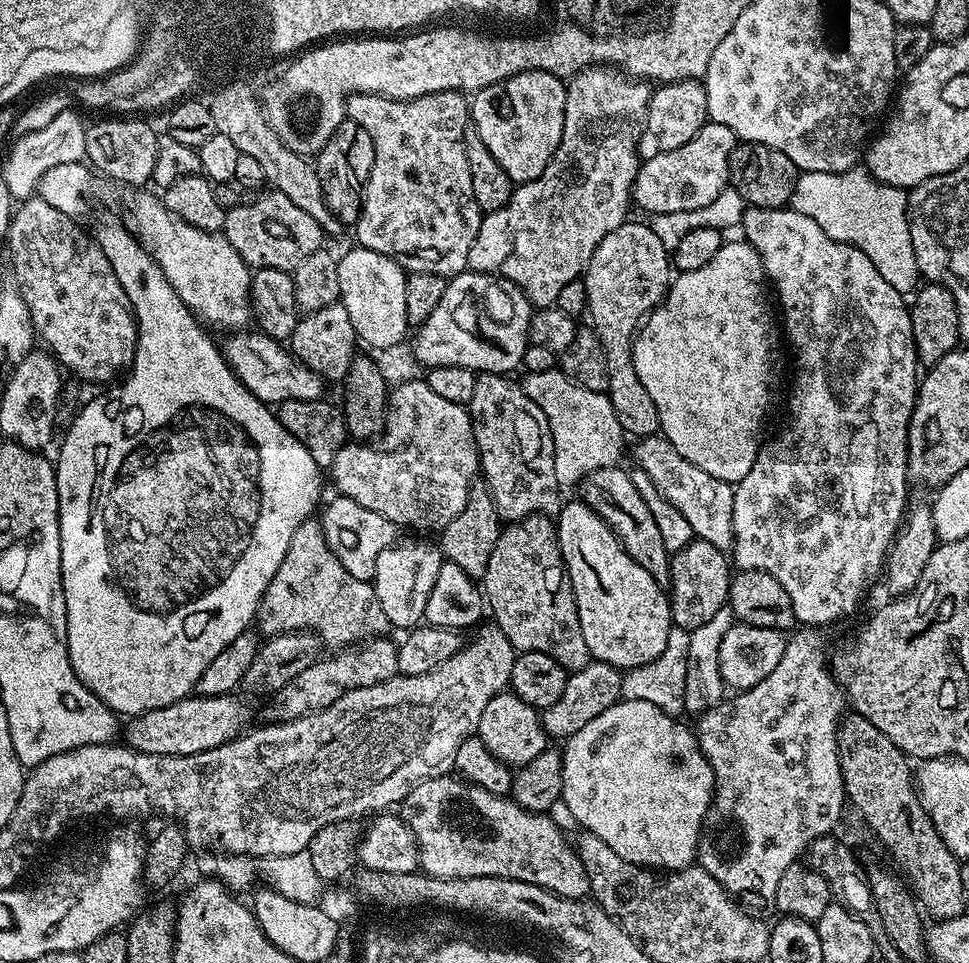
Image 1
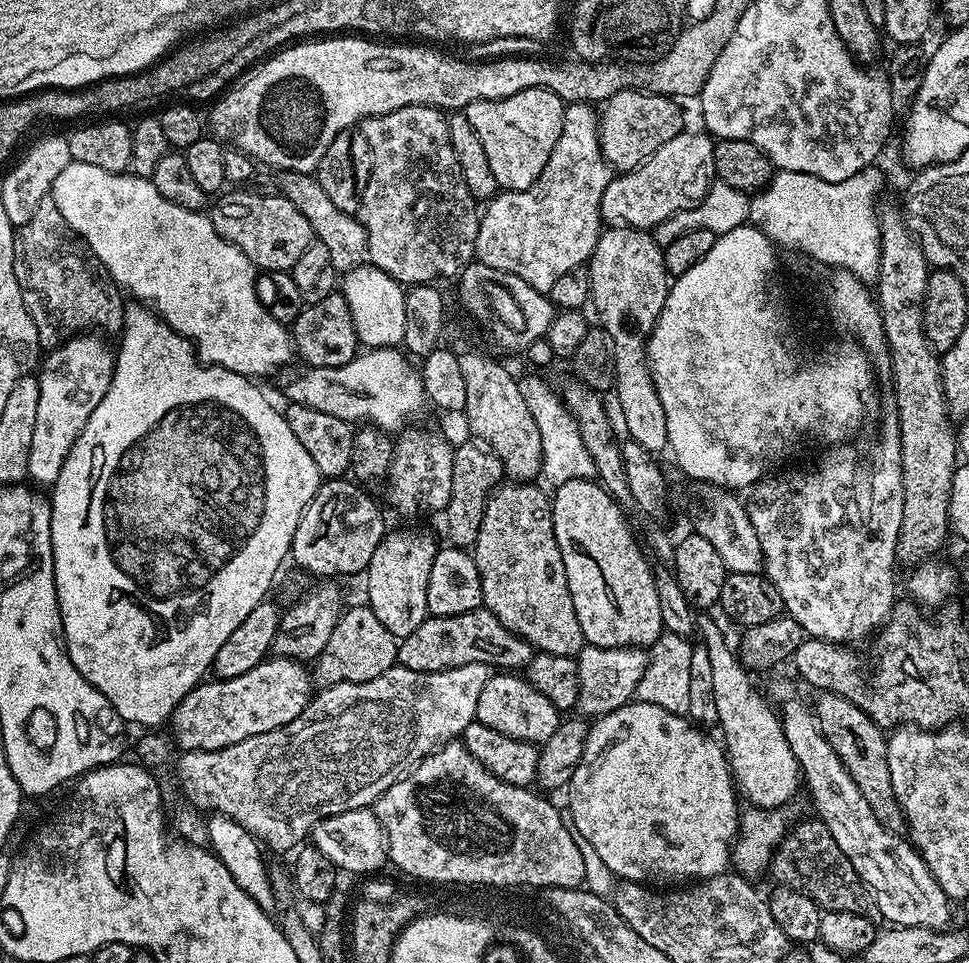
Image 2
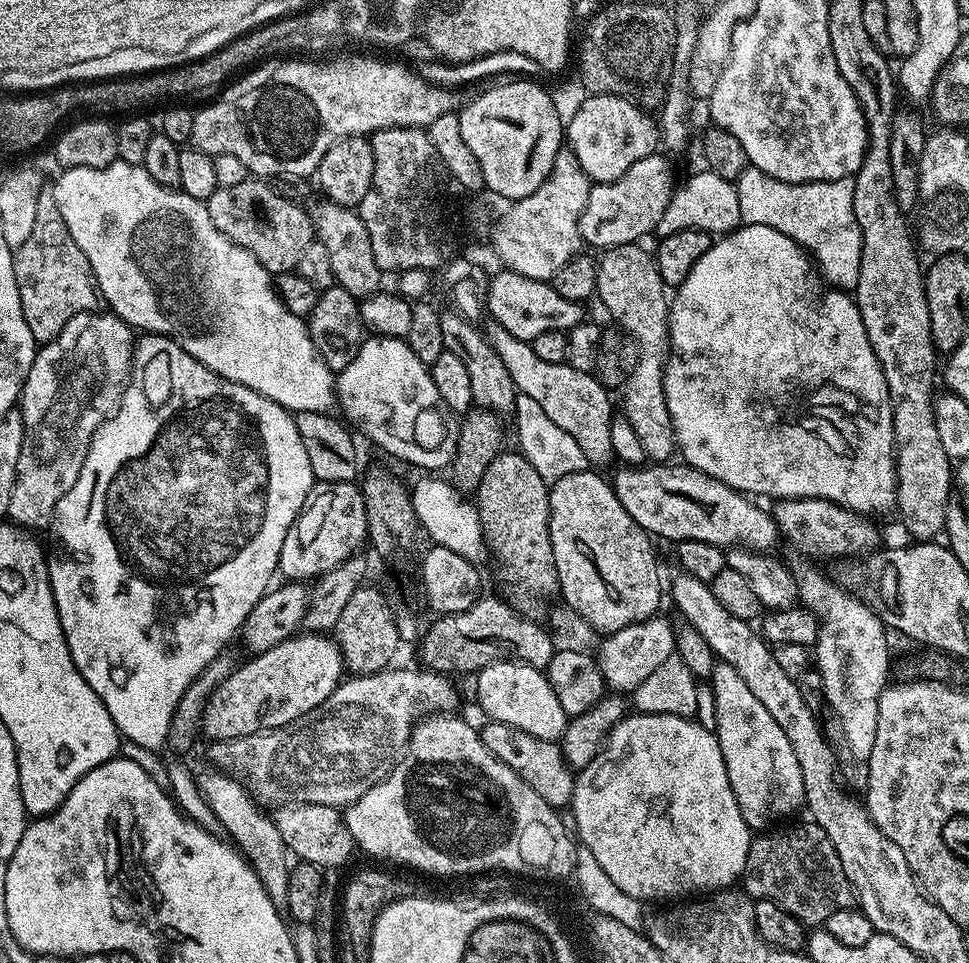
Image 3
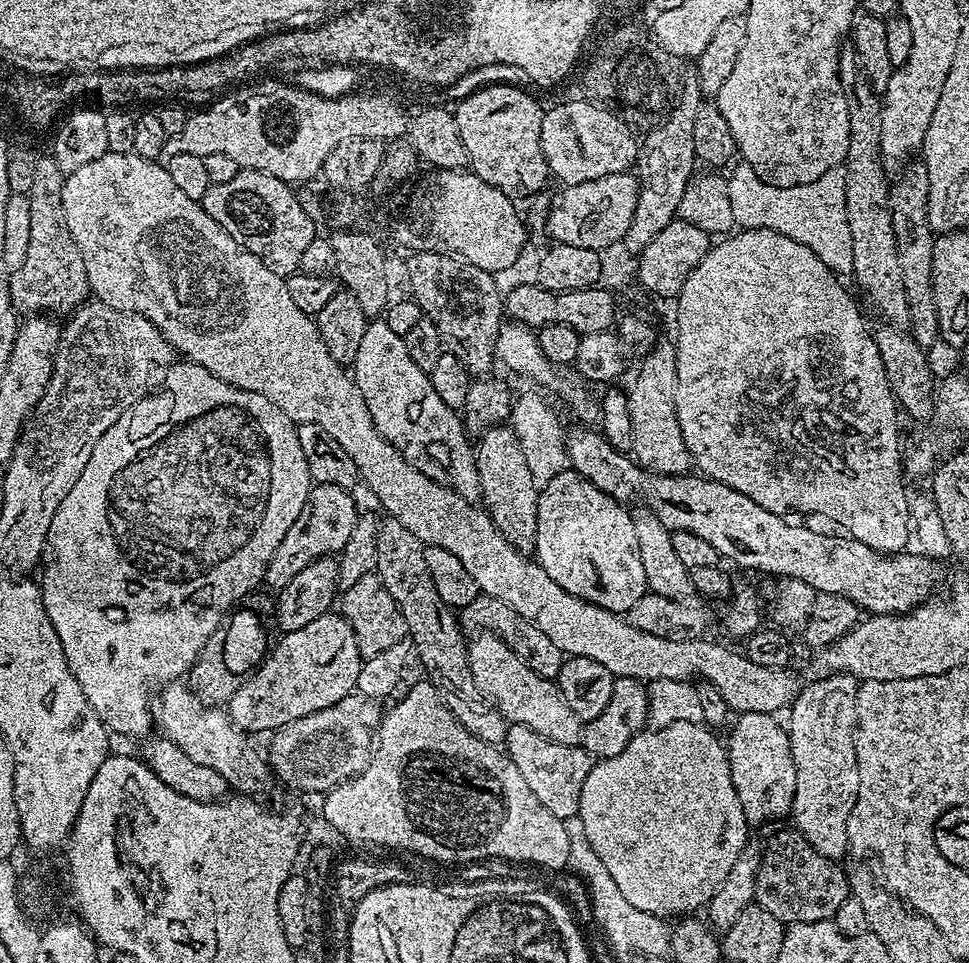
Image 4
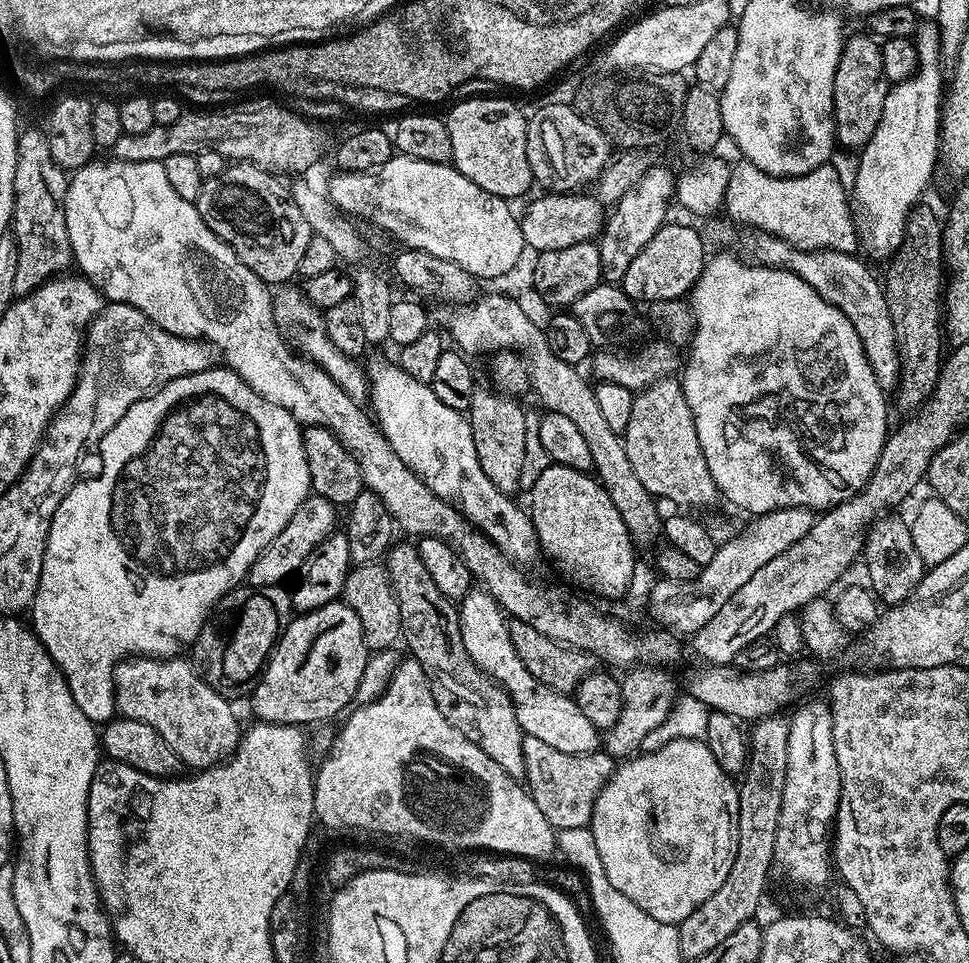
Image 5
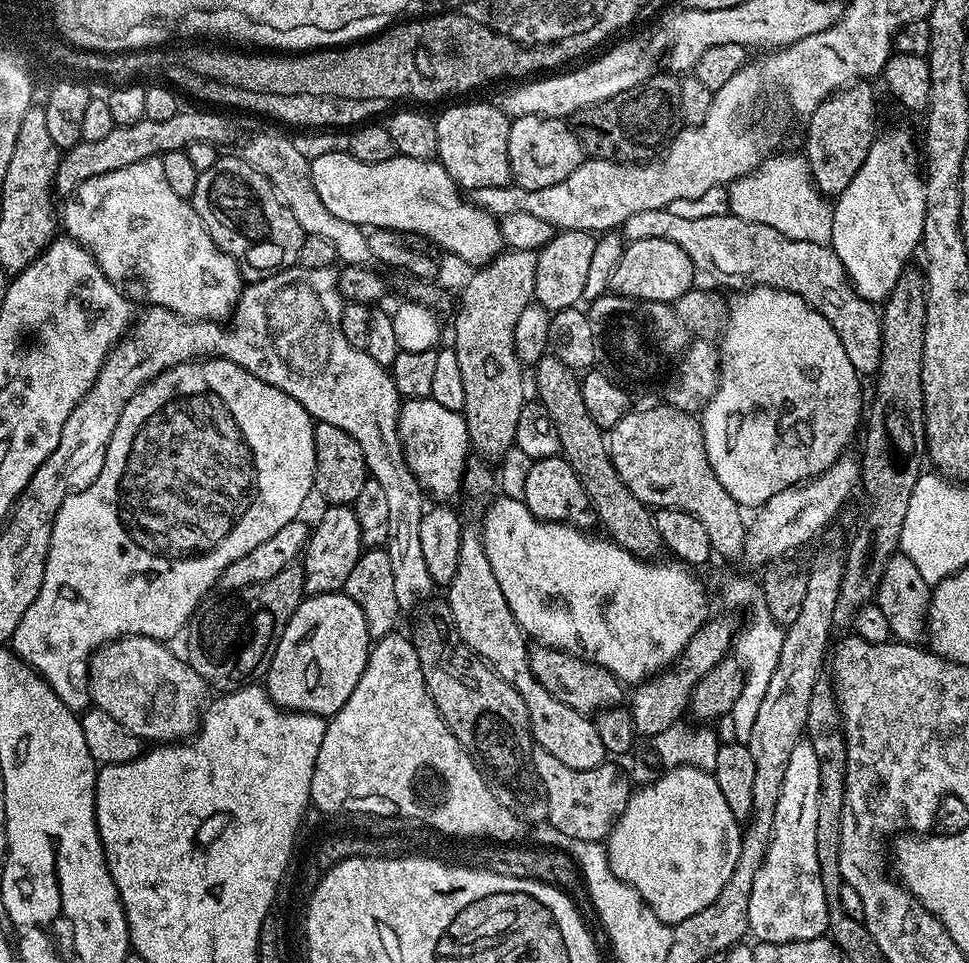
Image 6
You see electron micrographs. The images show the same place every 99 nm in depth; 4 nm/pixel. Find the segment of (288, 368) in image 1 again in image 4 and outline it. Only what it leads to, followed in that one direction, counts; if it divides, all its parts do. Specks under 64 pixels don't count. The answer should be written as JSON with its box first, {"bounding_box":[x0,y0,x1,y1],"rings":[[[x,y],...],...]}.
{"bounding_box":[350,318,481,502],"rings":[[[376,318],[369,323],[366,334],[362,334],[362,346],[358,346],[356,361],[350,365],[350,372],[366,402],[366,410],[370,410],[372,425],[392,445],[400,449],[404,460],[410,462],[410,466],[414,466],[434,482],[454,490],[462,498],[473,502],[481,499],[480,472],[476,469],[474,448],[468,433],[464,431],[457,409],[446,406],[446,402],[438,398],[432,385],[431,375],[414,366],[410,354],[406,354],[406,342],[403,336],[394,334],[394,330],[390,330],[387,319]]]}

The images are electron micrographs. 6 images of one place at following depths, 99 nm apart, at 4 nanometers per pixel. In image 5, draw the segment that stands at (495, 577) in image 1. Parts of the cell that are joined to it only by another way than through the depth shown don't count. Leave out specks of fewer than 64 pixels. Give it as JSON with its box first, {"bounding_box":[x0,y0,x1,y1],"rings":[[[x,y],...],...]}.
{"bounding_box":[466,387,530,494],"rings":[[[477,387],[471,406],[466,413],[468,425],[474,438],[474,450],[478,454],[478,466],[498,490],[509,494],[521,491],[522,462],[526,450],[526,430],[530,420],[524,417],[520,409],[521,401],[503,392],[497,392],[491,387]]]}

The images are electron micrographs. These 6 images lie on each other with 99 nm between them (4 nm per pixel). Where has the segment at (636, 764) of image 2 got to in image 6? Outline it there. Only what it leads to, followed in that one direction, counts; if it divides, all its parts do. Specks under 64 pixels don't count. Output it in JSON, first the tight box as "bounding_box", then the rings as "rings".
{"bounding_box":[606,765,741,925],"rings":[[[692,765],[672,768],[655,777],[653,784],[645,788],[637,787],[626,802],[626,810],[618,817],[606,837],[608,849],[608,865],[610,870],[622,882],[626,882],[644,901],[658,914],[664,924],[675,925],[690,914],[698,914],[698,910],[706,910],[718,894],[722,894],[722,886],[734,874],[734,866],[738,866],[741,821],[734,818],[730,806],[722,790],[718,790],[718,782],[711,772]]]}

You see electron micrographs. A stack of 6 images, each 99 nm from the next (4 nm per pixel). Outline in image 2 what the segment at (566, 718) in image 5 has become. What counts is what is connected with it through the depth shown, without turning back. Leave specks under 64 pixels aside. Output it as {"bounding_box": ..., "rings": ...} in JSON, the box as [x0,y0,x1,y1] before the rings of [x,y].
{"bounding_box":[476,670,562,746],"rings":[[[508,670],[501,671],[499,674],[501,676],[489,675],[486,686],[482,686],[482,695],[478,698],[476,720],[490,726],[490,730],[499,730],[502,734],[510,734],[510,738],[518,738],[522,742],[530,742],[537,746],[547,742],[550,734],[554,734],[554,730],[558,730],[562,713],[556,709],[554,702],[550,702],[550,698],[538,694],[538,690],[534,690],[534,686],[530,686],[530,682],[523,675],[513,674]]]}

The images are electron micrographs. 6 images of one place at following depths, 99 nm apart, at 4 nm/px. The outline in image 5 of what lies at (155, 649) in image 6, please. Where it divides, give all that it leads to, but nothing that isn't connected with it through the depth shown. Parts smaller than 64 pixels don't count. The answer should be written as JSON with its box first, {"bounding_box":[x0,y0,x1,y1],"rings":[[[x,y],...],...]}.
{"bounding_box":[115,657,242,769],"rings":[[[131,657],[120,661],[115,668],[115,700],[117,713],[121,717],[154,726],[154,730],[166,738],[166,746],[174,750],[181,765],[188,767],[189,764],[192,767],[189,769],[215,768],[240,745],[242,724],[236,721],[236,712],[228,705],[231,704],[229,697],[215,692],[187,659]]]}

